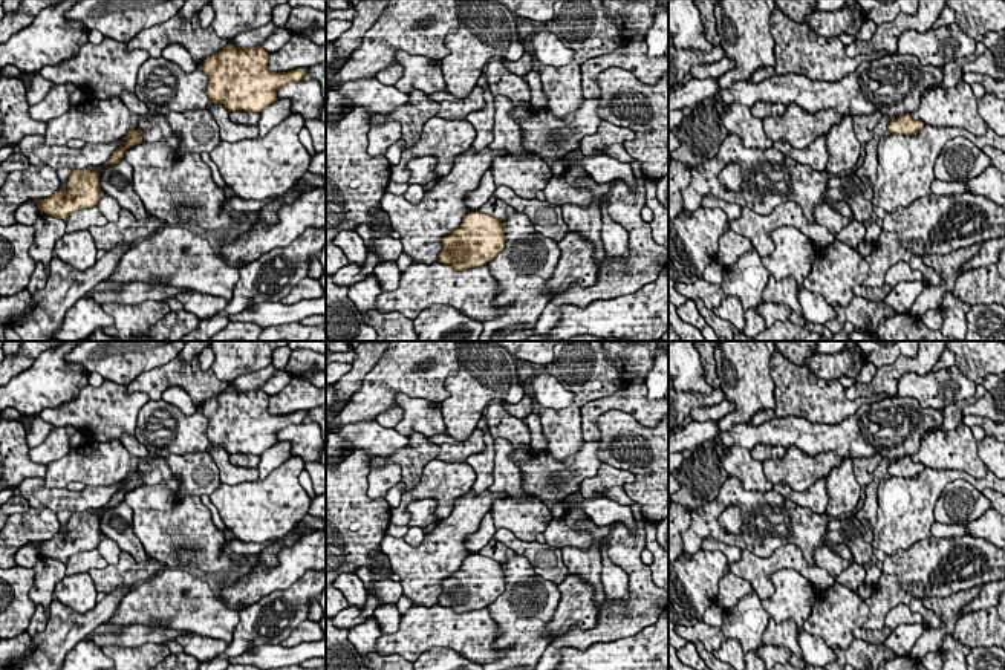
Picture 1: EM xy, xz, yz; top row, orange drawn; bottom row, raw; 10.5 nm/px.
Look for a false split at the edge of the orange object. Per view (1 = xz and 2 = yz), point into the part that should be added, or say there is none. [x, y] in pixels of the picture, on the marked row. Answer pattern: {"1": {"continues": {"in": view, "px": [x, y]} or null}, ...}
{"1": {"continues": null}, "2": {"continues": null}}

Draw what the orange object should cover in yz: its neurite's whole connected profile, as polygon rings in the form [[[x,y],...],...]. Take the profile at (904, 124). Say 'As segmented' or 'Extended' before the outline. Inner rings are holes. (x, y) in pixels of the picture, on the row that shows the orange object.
As segmented. [[[903,113],[887,125],[889,133],[916,135],[924,127],[924,122],[913,119],[910,113]]]

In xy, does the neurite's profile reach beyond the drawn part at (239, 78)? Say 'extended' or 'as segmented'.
as segmented

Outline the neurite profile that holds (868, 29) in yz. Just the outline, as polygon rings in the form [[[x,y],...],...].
[[[867,18],[855,37],[849,34],[840,34],[838,38],[844,46],[852,44],[858,40],[869,41],[873,37],[875,29],[877,29],[877,24]]]

